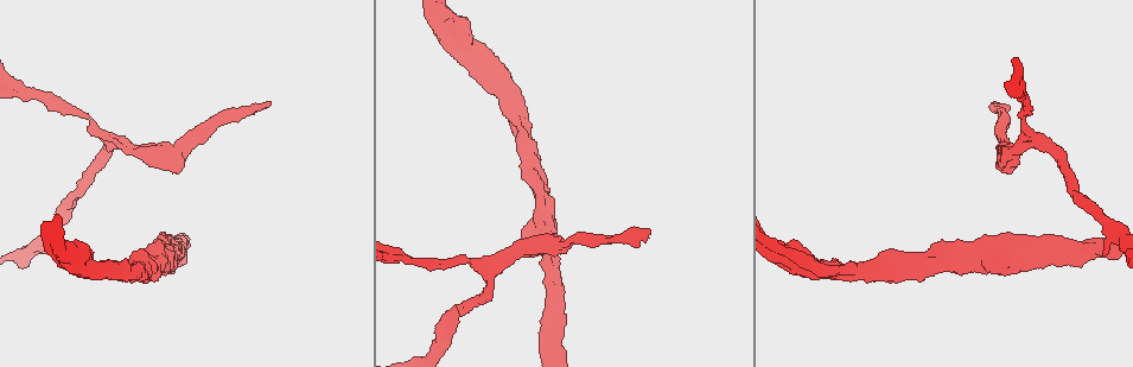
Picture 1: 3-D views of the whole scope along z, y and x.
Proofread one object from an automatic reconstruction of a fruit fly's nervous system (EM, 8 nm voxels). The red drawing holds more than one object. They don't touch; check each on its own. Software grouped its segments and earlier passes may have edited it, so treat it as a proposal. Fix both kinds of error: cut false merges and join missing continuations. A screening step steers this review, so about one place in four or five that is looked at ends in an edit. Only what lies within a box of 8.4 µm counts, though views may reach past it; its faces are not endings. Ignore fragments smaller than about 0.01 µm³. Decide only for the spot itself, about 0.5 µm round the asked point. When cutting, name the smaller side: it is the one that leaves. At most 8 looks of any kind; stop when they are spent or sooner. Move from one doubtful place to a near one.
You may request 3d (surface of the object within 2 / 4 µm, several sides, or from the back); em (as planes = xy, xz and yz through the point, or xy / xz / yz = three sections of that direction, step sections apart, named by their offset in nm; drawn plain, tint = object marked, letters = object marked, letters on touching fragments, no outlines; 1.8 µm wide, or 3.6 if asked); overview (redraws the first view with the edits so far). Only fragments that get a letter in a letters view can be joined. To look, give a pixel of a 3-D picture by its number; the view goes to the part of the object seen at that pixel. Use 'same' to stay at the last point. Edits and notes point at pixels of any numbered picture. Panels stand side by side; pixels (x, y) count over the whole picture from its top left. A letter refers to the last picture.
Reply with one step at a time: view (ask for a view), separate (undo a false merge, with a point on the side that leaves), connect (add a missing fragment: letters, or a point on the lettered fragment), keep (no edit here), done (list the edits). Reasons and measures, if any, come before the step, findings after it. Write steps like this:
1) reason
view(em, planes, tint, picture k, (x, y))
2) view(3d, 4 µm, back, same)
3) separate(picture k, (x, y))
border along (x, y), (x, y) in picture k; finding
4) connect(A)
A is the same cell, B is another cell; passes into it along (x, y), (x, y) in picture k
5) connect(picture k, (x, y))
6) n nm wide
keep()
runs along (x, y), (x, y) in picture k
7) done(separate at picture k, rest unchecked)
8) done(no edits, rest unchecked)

calibre changes
view(3d, 4 µm, picture 1, (984, 254))

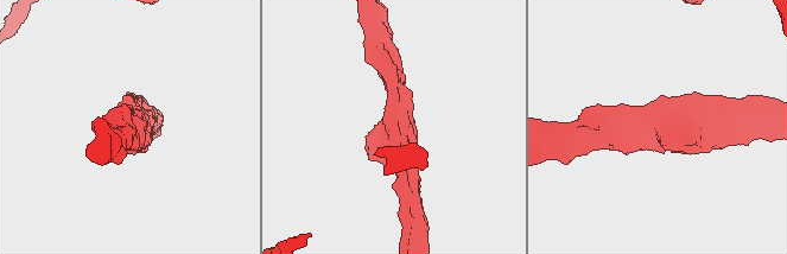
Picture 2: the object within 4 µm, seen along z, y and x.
view(em, 3.6 µm, xz, step 8, tint, picture 2, (659, 122))

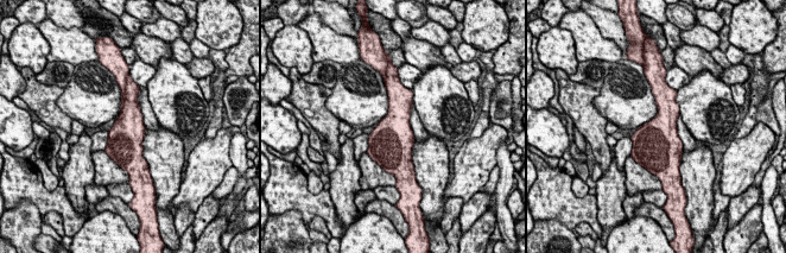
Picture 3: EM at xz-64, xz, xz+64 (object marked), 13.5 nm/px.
cut it another way
view(em, 3.6 µm, planes, letters, same)

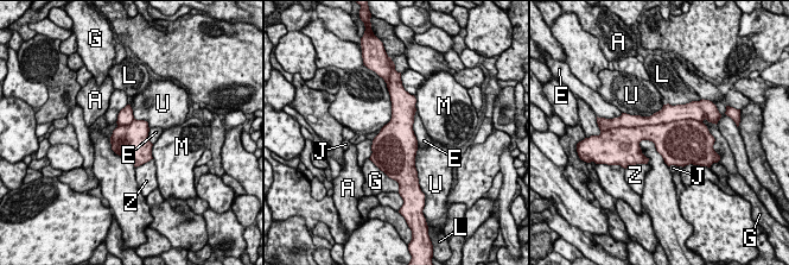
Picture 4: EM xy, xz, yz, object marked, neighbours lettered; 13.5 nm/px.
480 nm wide
keep()
A, E, G, J, L, M, U and Z are other cells; border along (663, 105), (649, 115), (627, 114) in picture 4; one neuron here

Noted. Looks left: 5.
sharp bend
view(3d, 4 µm, picture 1, (518, 123))

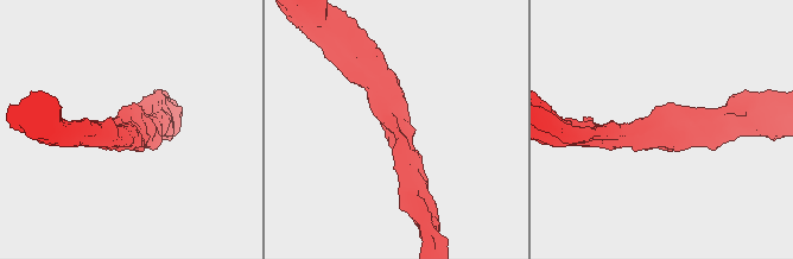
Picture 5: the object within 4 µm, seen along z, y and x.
view(em, planes, letters, picture 5, (660, 134))

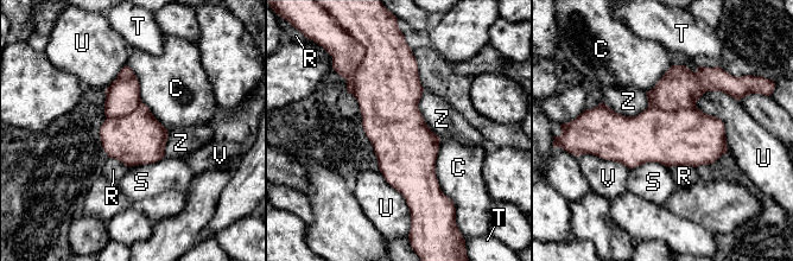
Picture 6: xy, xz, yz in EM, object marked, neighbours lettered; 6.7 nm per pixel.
keep()
C, R, S, T, U, V and Z are other cells; border along (602, 101), (625, 115), (648, 107) in picture 6; continuous, no second neuron

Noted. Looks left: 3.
view(em, xz, step 8, tint, picture 1, (1104, 253))

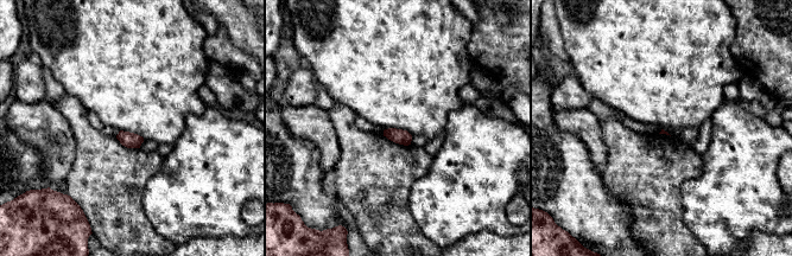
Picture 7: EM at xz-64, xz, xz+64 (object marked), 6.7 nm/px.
view(em, xy, step 16, letters, same)

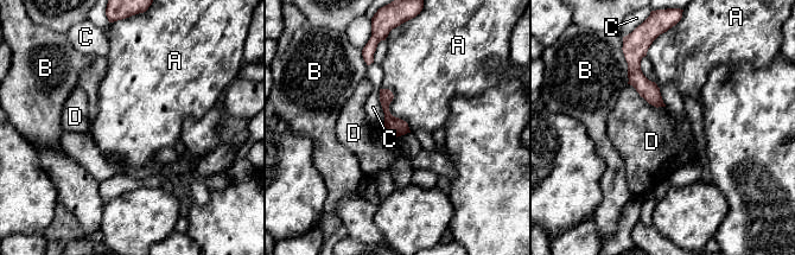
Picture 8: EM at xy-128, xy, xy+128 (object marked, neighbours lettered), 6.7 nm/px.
120 nm wide
keep()
A, B, C and D are other cells; border along (381, 88), (411, 132) in picture 8; none of them fits

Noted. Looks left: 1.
done(no edits, rest unchecked)

